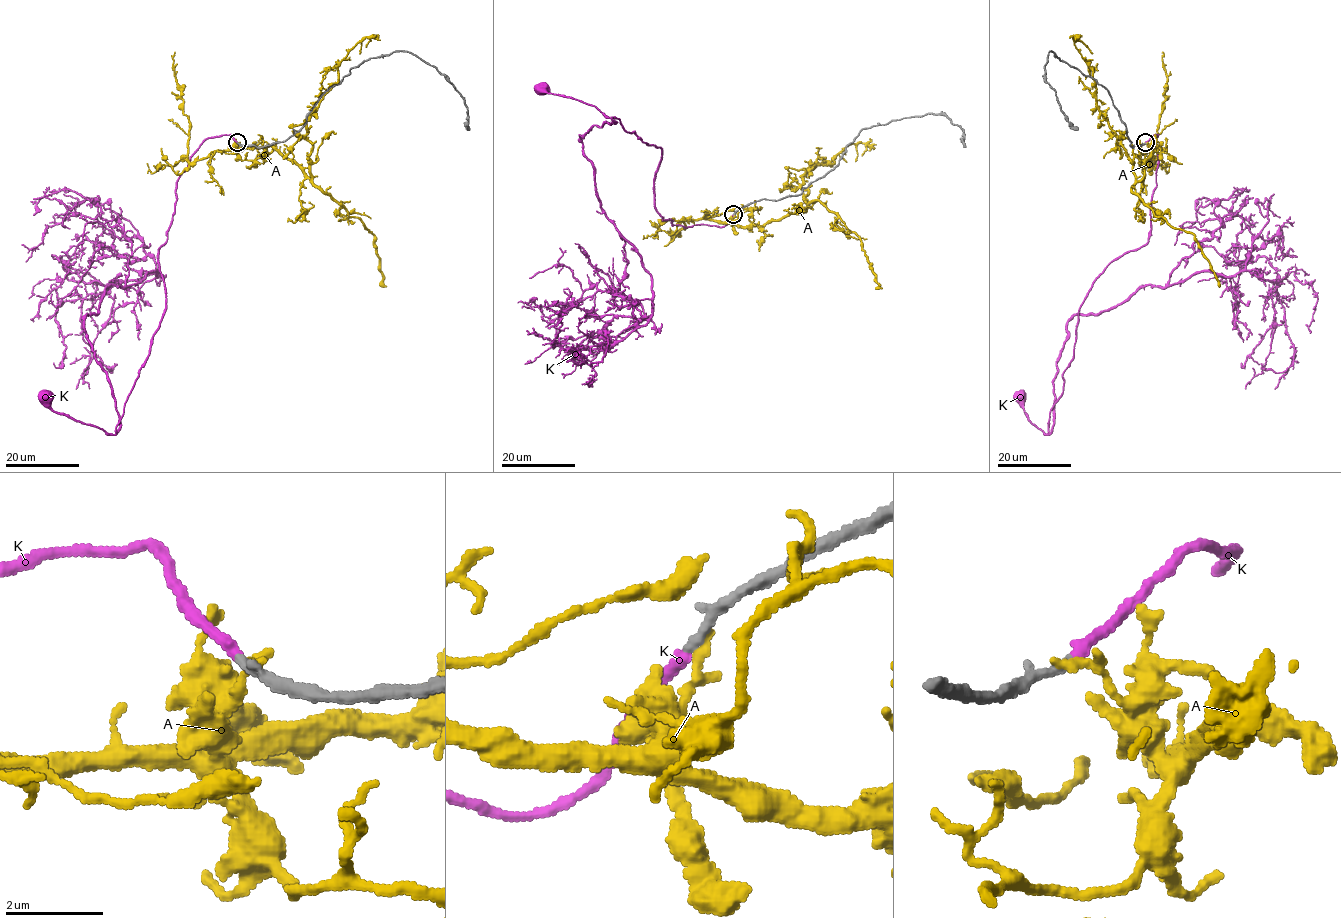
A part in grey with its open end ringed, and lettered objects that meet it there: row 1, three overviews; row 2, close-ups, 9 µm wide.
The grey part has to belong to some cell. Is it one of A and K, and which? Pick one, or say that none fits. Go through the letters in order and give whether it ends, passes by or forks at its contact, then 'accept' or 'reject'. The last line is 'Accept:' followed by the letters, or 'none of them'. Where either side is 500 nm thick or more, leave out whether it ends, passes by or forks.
A: it ends; reject
K: it ends; accept
Accept: K

